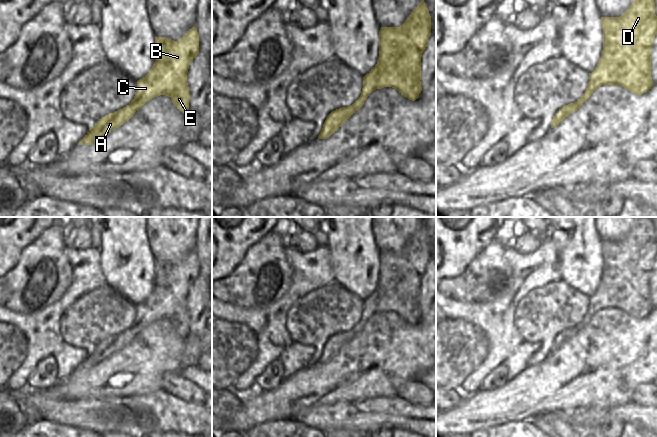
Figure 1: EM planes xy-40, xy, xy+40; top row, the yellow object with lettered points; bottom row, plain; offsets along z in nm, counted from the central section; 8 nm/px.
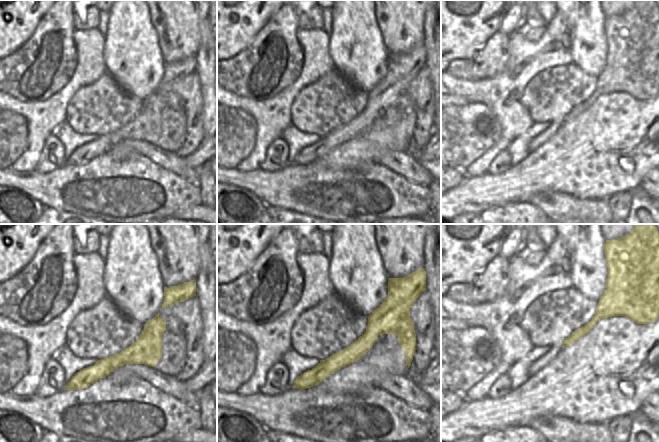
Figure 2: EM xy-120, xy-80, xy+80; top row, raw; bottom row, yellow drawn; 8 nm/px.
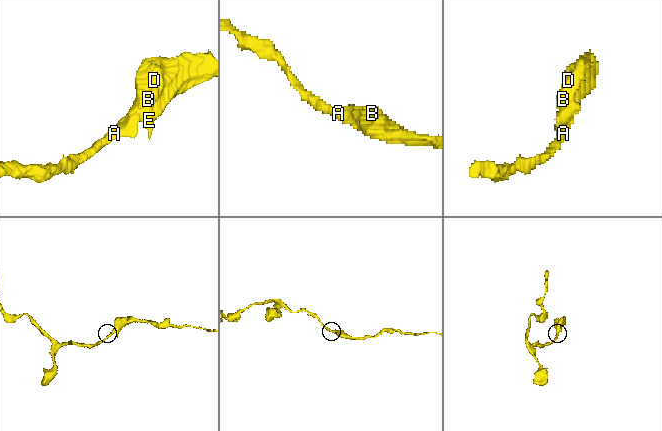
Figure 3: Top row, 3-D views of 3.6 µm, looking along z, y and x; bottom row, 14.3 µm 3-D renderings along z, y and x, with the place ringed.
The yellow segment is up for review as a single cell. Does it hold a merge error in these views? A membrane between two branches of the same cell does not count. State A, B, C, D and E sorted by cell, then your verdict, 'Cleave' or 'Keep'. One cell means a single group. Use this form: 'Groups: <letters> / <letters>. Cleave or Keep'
Groups: A B C D E. Keep

